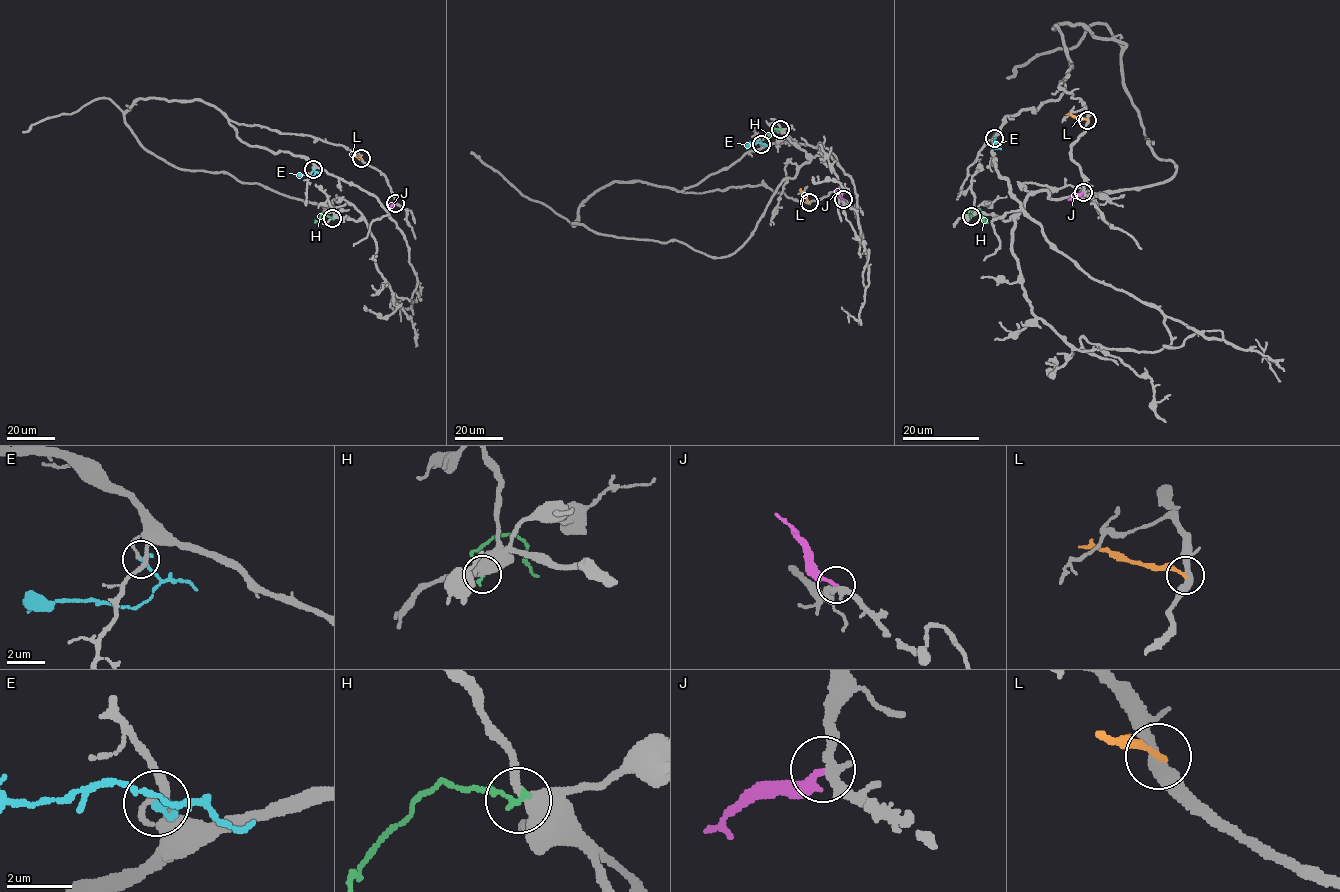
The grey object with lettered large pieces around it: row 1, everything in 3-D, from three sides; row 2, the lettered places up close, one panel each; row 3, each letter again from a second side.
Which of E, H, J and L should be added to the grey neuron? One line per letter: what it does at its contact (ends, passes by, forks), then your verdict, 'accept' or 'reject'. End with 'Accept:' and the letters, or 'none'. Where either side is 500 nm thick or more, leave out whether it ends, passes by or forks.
E: it ends there; reject
H: it ends there; reject
J: it ends there; accept
L: it ends there; reject
Accept: J

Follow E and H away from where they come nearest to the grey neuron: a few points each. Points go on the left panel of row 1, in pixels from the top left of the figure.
E: (313, 170), (315, 173), (312, 176), (298, 176)
H: (332, 218), (321, 213), (315, 222)

